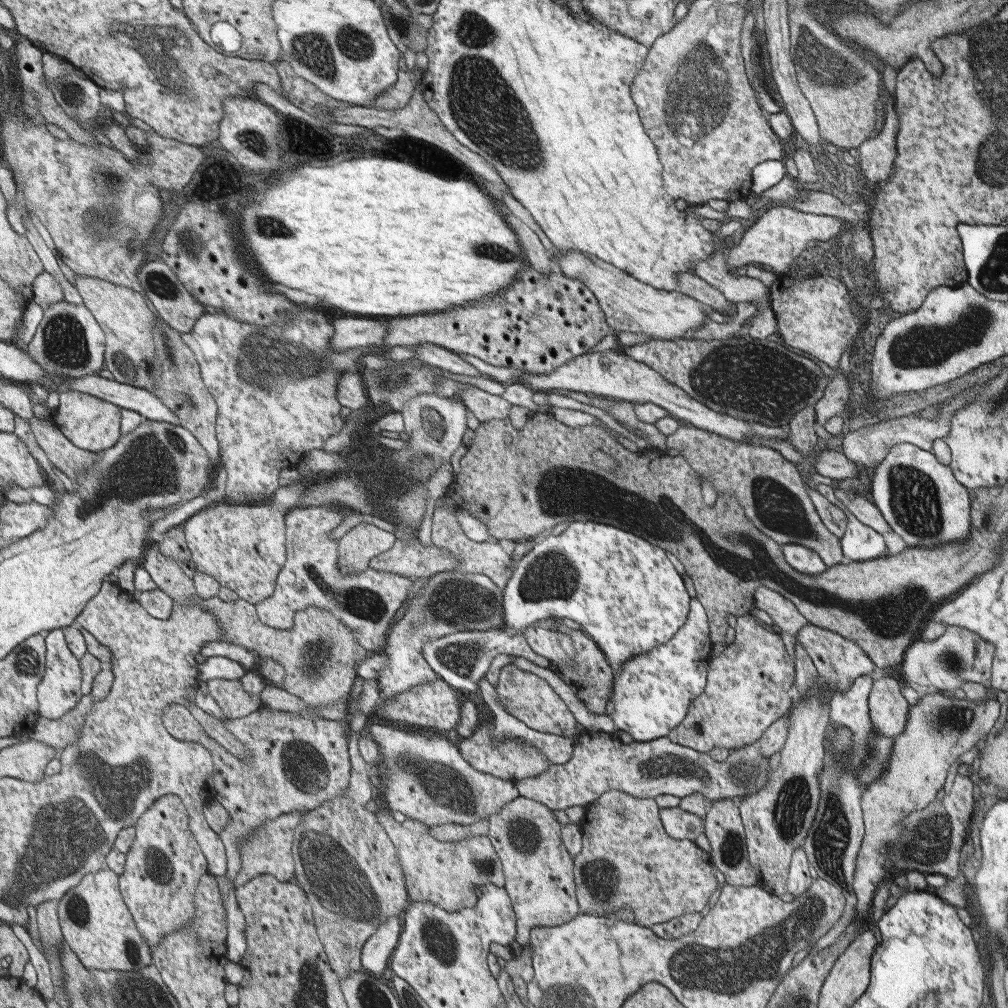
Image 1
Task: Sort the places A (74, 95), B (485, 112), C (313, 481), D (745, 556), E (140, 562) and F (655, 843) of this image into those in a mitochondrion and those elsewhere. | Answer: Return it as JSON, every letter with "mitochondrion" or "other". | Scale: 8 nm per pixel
{"A":"mitochondrion","B":"mitochondrion","C":"other","D":"mitochondrion","E":"other","F":"other"}

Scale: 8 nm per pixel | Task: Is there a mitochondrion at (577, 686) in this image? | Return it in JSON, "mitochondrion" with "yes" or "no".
{"mitochondrion":"no"}

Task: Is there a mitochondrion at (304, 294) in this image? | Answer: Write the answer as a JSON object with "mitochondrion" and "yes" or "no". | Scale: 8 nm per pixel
{"mitochondrion":"no"}

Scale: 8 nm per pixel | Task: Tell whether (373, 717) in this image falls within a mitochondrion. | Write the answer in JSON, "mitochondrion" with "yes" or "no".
{"mitochondrion":"no"}

